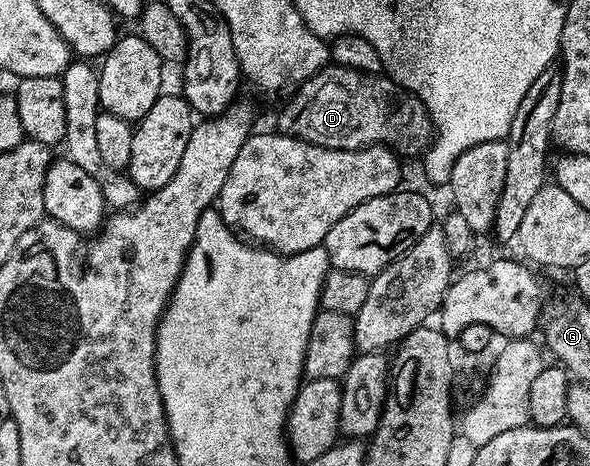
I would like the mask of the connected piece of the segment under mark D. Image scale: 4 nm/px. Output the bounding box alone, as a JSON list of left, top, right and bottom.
[278,63,433,158]

